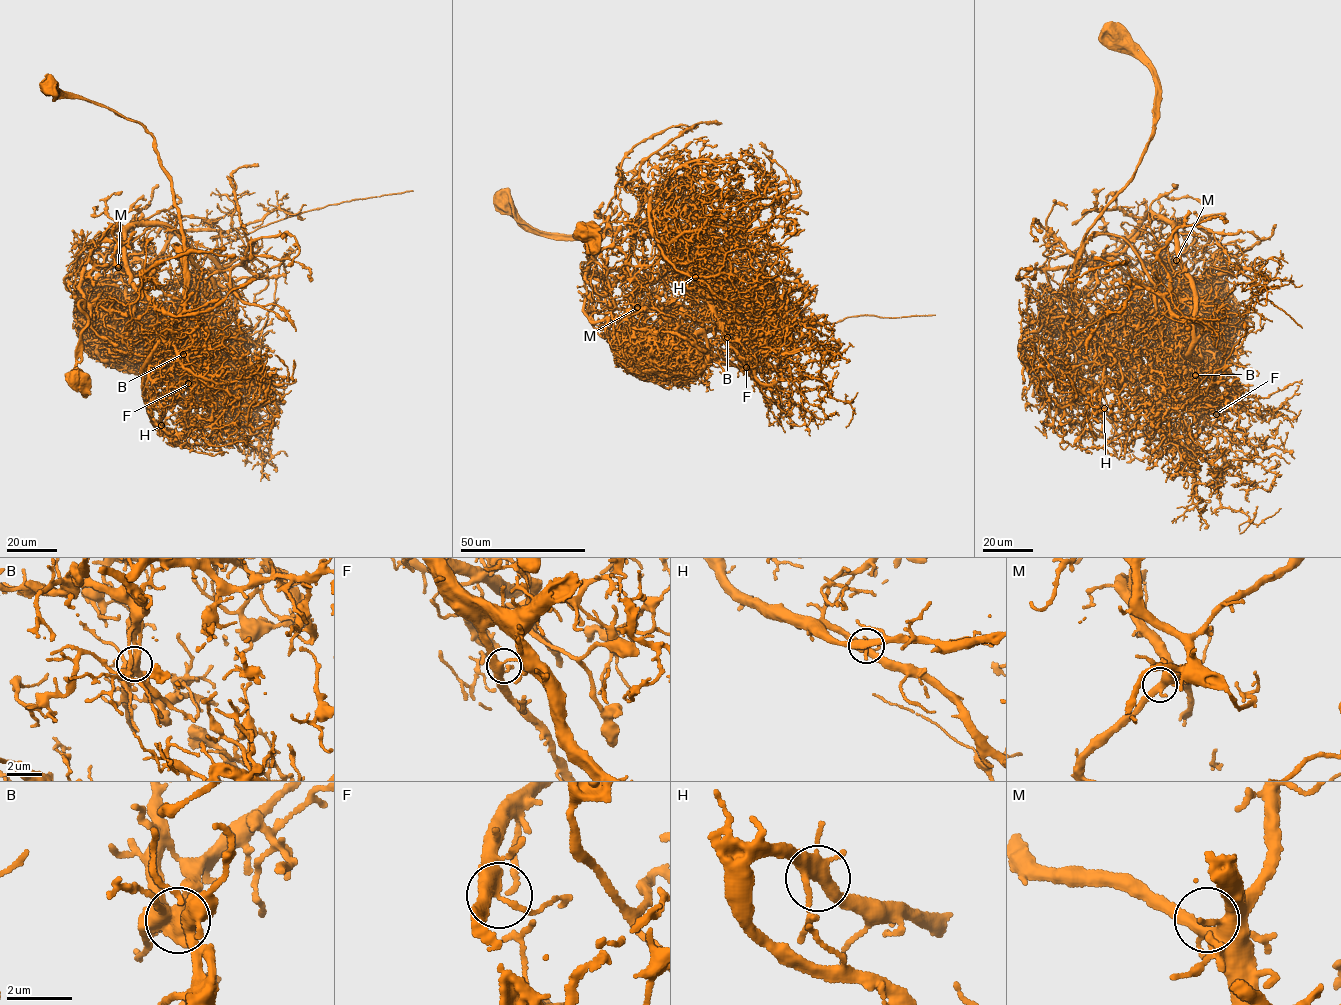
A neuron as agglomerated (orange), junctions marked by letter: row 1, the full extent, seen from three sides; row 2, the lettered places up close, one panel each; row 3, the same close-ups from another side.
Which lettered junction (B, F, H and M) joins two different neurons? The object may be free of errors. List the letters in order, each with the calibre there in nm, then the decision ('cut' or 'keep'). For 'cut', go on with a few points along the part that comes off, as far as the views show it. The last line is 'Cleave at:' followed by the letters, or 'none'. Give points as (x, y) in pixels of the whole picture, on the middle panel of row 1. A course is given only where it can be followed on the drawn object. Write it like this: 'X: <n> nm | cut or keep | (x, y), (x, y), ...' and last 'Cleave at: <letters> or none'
B: 550 nm | cut | (727, 337), (728, 328), (709, 305), (668, 188), (650, 216), (584, 235), (532, 229), (496, 191)
F: 380 nm | keep
H: 400 nm | keep
M: 400 nm | keep
Cleave at: B

